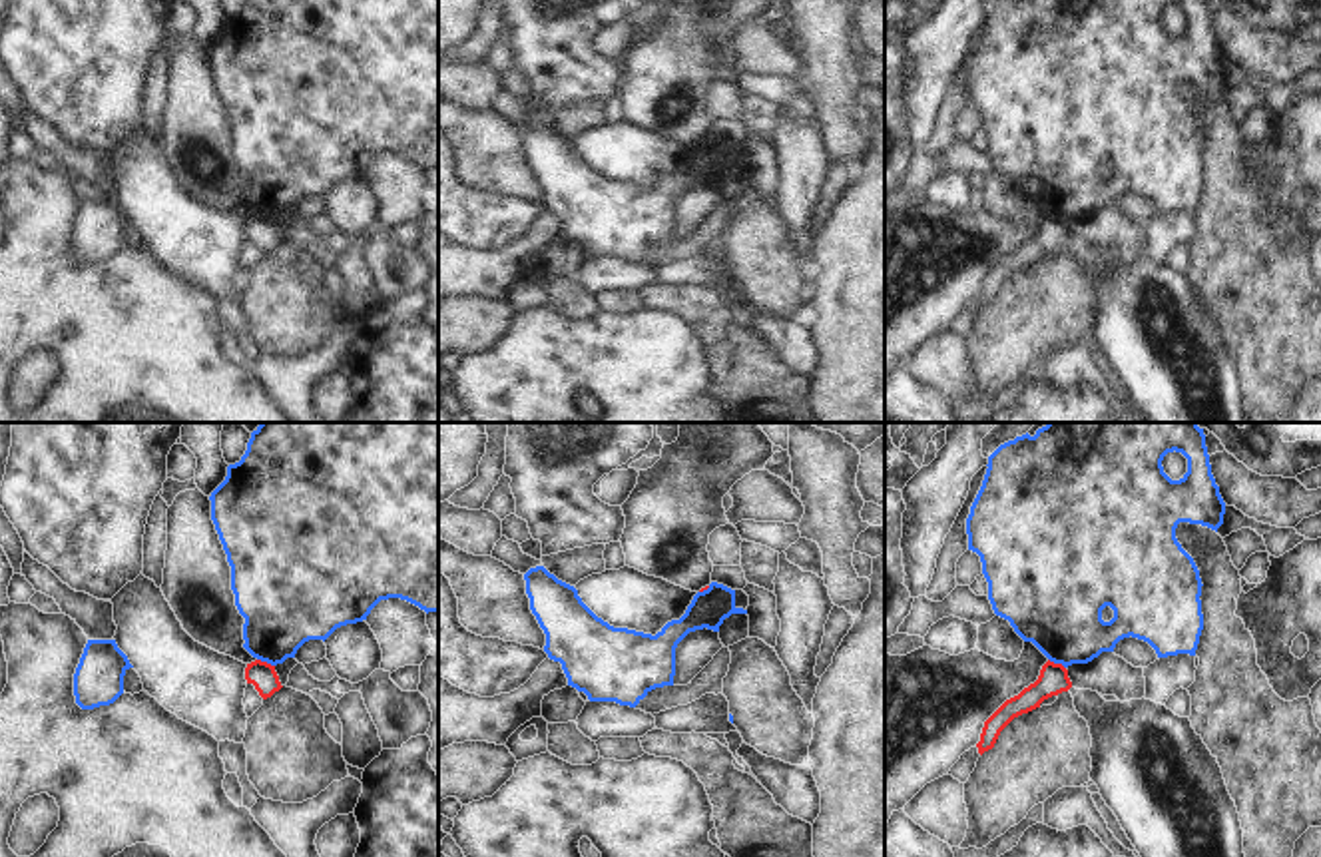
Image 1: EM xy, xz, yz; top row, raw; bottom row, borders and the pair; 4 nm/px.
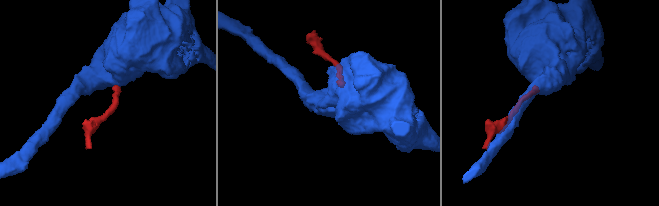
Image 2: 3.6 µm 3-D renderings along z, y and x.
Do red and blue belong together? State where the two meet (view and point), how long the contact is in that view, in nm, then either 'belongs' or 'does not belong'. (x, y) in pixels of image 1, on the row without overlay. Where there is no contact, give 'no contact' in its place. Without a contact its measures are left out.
xy (265, 216) | 80 nm | does not belong

